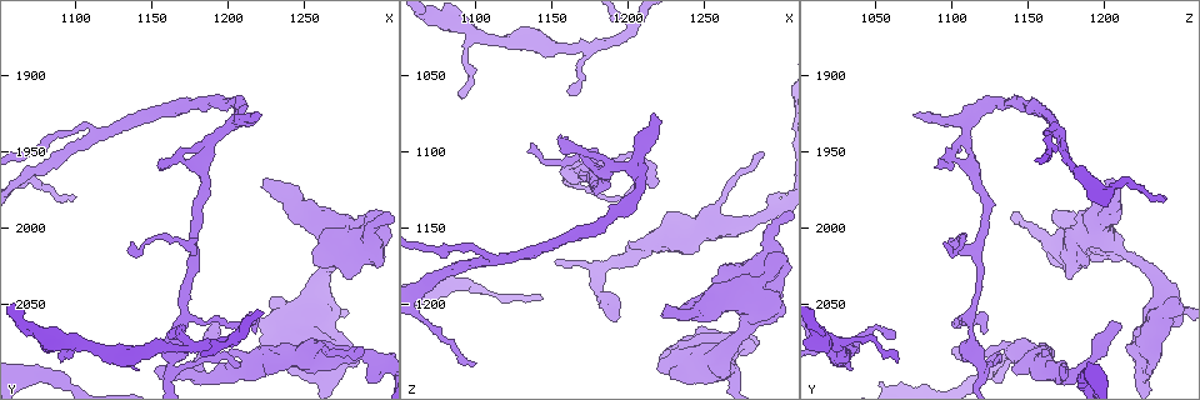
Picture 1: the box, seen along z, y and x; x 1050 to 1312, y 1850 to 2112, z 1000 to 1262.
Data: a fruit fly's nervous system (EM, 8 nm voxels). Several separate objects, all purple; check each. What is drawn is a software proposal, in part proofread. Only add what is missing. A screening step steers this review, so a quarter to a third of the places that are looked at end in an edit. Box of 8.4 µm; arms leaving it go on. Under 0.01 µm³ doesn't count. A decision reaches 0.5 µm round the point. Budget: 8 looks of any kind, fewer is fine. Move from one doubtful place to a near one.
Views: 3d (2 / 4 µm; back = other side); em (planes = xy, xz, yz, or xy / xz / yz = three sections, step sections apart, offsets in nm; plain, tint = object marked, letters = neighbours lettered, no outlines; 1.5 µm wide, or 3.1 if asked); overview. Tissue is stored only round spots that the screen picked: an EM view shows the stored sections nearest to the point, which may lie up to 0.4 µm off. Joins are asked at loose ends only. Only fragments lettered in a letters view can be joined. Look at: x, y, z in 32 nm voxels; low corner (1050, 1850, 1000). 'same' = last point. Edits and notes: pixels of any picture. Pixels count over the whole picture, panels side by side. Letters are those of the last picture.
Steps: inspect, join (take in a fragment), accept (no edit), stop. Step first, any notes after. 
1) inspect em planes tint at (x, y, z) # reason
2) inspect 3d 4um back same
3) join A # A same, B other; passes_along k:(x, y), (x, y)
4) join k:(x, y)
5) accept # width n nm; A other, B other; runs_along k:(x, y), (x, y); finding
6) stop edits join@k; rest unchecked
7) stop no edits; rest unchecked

inspect 3d 4um at (1288, 2078, 1100) # an open end

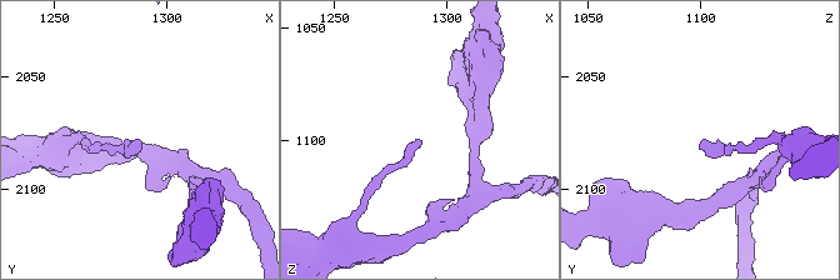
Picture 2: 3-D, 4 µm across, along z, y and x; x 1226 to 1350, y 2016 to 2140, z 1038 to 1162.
inspect em planes letters at (1288, 2080, 1099) # need the tissue

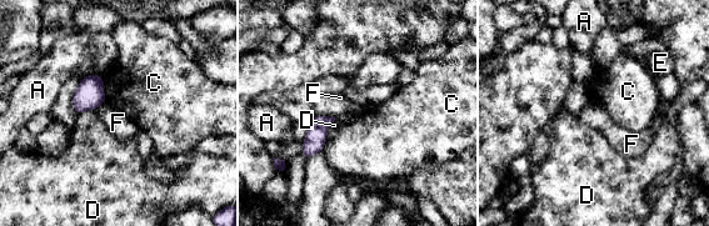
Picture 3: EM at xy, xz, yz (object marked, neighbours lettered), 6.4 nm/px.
accept # width 180 nm; A other, C other, D other, E other, F other; border 3:(89, 74), (81, 79); none of them fits

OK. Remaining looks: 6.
inspect em planes letters at (1242, 2094, 1228) # stops while still wide

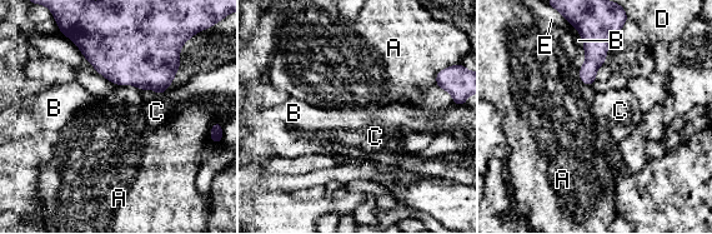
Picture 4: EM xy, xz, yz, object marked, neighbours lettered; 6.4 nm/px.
accept # A other, B other, C other, D other, E other; border 4:(119, 84), (134, 84), (139, 90); no lettered fragment goes on from it

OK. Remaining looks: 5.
inspect 3d 4um at (1224, 1968, 1200) # branch stops here

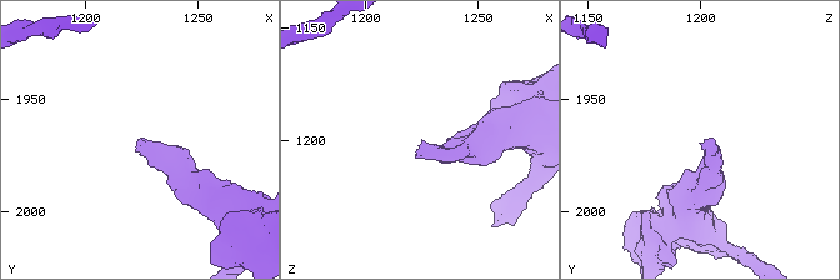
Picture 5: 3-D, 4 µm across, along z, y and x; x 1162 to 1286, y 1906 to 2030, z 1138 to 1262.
inspect em planes letters at (1225, 1969, 1201)

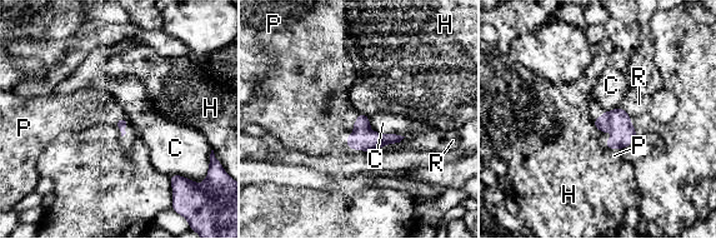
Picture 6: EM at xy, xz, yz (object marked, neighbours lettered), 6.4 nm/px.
join P # C other, H other, P same, R other; it goes on there

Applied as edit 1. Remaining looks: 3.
stop edits join@6; rest unchecked

